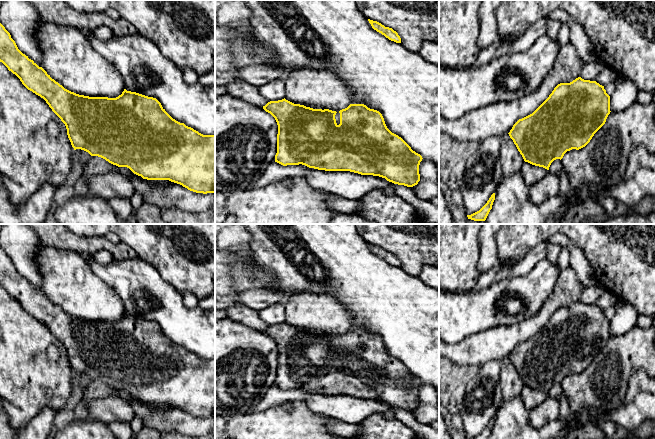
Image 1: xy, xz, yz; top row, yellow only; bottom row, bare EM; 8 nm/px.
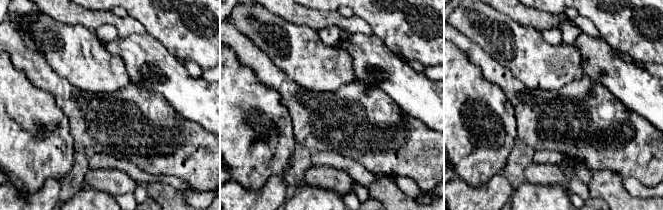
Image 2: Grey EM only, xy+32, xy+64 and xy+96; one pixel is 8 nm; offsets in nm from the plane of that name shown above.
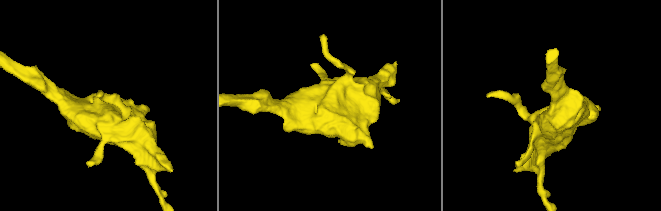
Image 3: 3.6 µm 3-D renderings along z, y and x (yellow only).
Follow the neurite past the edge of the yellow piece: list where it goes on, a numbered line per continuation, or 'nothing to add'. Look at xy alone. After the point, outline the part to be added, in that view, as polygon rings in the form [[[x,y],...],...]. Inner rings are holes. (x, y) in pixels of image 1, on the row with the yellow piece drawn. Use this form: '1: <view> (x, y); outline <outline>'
nothing to add

